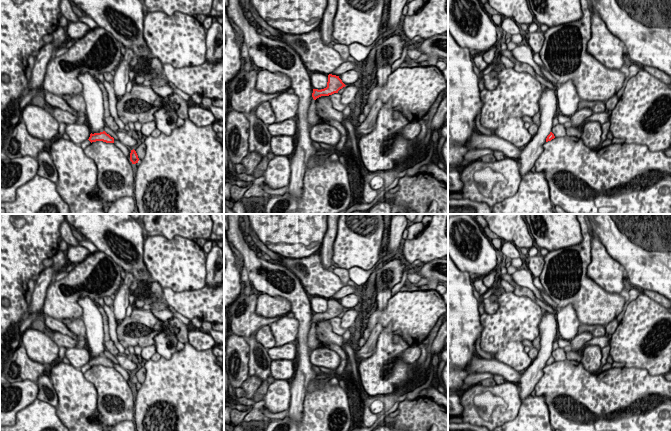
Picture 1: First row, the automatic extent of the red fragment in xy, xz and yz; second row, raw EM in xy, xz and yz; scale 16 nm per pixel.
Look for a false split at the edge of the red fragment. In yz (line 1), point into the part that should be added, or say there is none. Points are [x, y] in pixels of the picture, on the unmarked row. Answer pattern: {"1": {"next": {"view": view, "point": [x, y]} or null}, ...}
{"1": {"next": null}}

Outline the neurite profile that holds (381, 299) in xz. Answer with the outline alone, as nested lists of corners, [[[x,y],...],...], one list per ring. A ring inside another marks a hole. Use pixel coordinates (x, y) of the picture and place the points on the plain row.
[[[384,289],[383,291],[379,292],[374,298],[374,301],[377,304],[377,309],[384,310],[387,306],[388,300],[391,297],[392,297],[392,292],[389,289]]]

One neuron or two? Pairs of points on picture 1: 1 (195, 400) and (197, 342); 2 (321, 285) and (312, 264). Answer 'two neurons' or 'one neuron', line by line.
1: two neurons
2: one neuron

